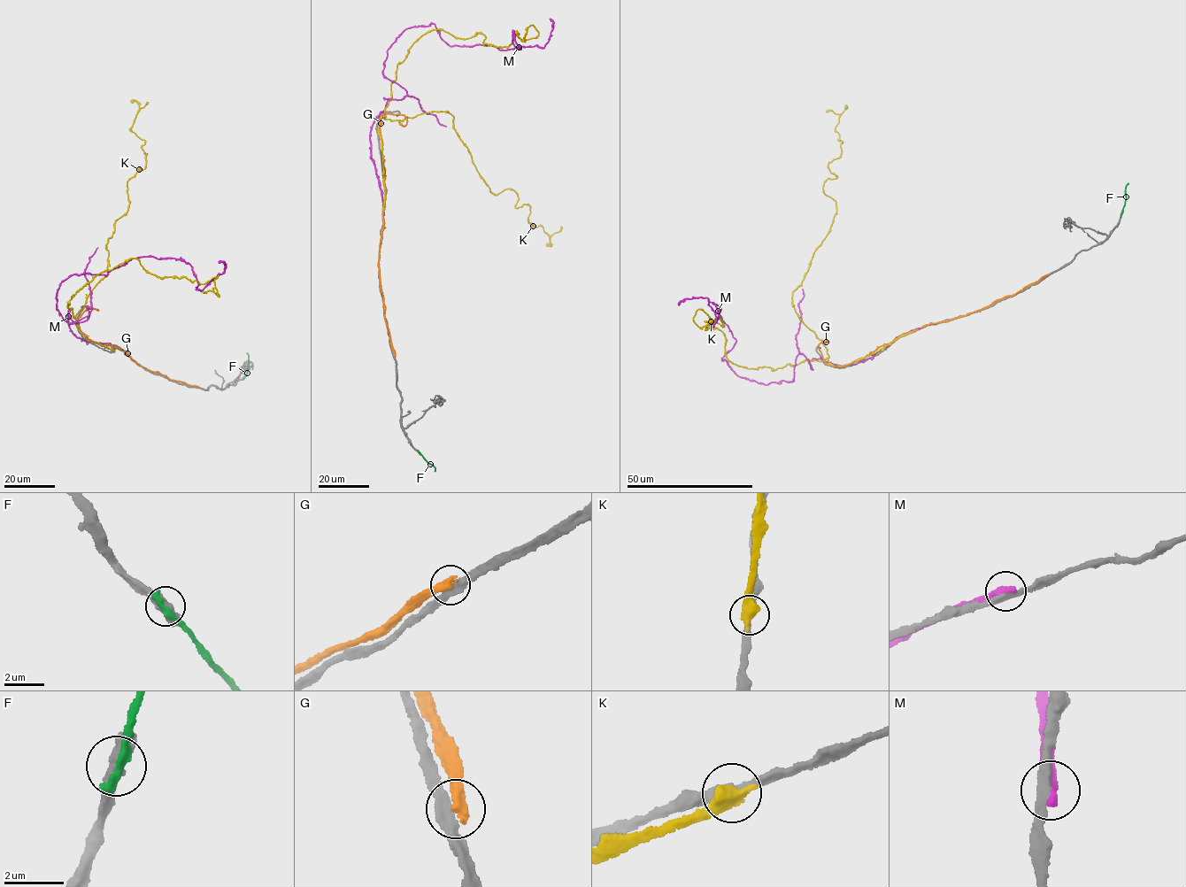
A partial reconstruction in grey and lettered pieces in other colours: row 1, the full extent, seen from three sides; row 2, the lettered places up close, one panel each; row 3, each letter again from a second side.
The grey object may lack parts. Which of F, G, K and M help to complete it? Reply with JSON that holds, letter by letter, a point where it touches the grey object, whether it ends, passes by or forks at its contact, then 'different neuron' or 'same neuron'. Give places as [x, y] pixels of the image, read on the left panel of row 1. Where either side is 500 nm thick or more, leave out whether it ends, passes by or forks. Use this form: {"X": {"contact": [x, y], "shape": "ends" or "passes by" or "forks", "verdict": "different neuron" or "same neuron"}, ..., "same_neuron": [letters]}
{"F": {"contact": [243, 378], "shape": "ends", "verdict": "different neuron"}, "G": {"contact": [197, 387], "shape": "ends", "verdict": "different neuron"}, "K": {"contact": [119, 349], "verdict": "different neuron"}, "M": {"contact": [120, 349], "shape": "ends", "verdict": "different neuron"}, "same_neuron": []}

